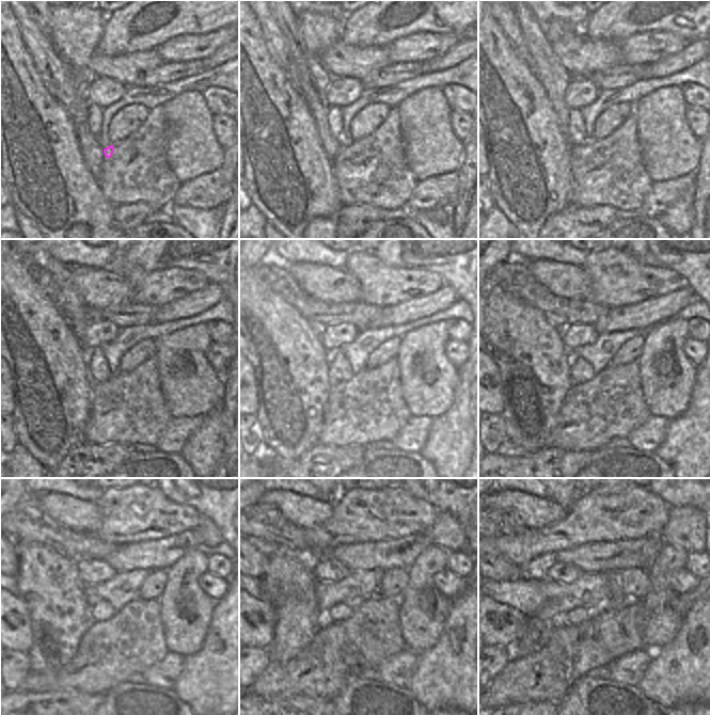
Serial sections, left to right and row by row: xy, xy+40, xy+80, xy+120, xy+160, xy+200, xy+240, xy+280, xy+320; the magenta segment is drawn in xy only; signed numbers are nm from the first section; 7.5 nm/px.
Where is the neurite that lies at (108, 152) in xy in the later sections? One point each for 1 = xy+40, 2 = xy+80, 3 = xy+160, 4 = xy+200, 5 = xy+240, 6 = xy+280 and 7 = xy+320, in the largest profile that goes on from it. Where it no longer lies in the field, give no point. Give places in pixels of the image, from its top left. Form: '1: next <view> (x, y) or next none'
1: next xy+40 (337, 161)
2: next xy+80 (579, 153)
3: next xy+160 (356, 387)
4: next xy+200 (598, 391)
5: next xy+240 (95, 641)
6: next xy+280 (331, 639)
7: next xy+320 (593, 642)

